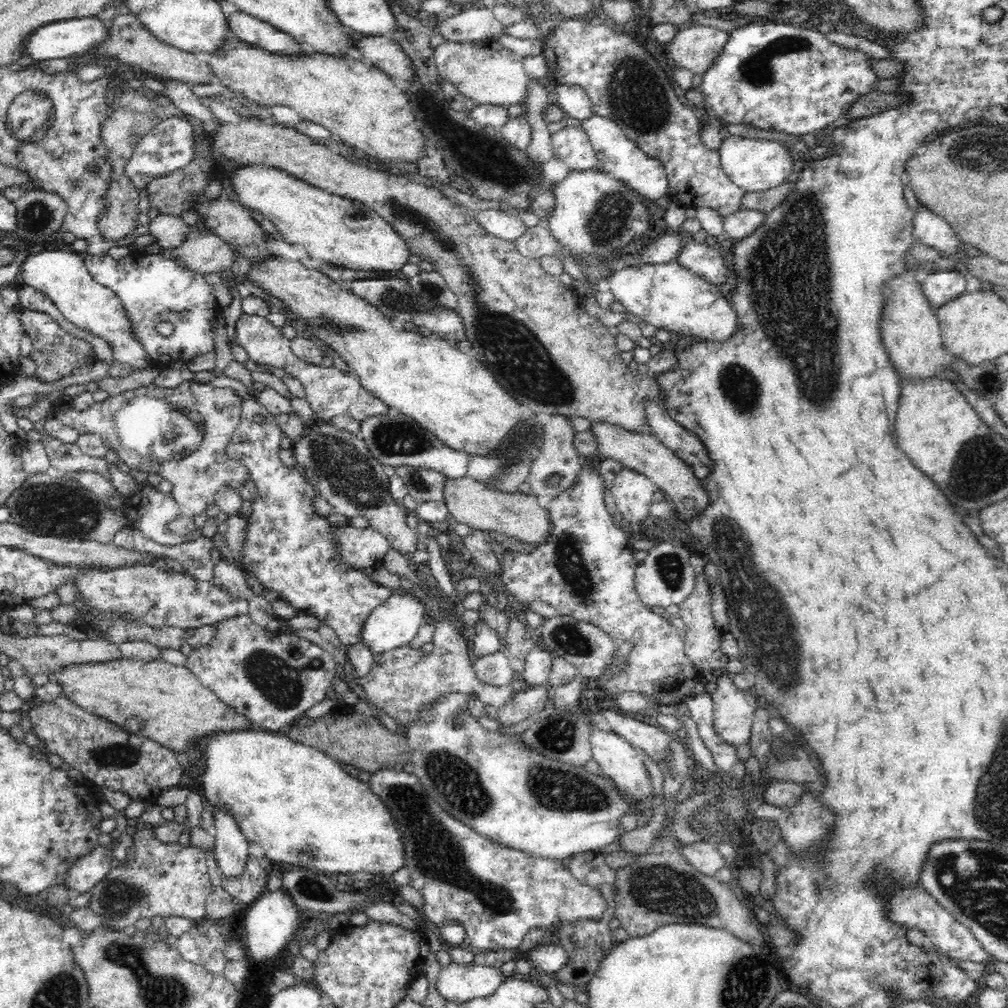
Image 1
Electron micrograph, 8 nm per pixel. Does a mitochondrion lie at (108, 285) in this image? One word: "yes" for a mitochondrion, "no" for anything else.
no

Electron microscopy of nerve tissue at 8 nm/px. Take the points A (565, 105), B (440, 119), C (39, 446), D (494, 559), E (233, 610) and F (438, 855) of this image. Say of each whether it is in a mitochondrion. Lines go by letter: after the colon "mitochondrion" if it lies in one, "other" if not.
A: other
B: other
C: other
D: other
E: other
F: mitochondrion

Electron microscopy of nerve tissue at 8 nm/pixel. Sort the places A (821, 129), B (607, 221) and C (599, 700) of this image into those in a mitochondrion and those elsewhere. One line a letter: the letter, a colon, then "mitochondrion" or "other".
A: other
B: mitochondrion
C: other

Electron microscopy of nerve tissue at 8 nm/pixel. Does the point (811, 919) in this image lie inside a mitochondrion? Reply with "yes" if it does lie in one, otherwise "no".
no

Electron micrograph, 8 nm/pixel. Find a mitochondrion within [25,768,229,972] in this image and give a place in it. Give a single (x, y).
(119, 897)

